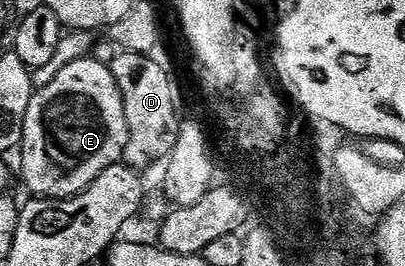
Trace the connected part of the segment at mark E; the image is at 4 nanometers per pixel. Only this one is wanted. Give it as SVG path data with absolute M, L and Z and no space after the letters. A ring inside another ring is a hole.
M75 60L72 64L67 64L43 89L41 87L34 93L32 101L29 103L28 114L25 115L24 136L21 145L23 152L23 180L27 183L30 195L44 200L68 200L71 196L79 196L96 180L109 166L120 163L123 160L123 151L129 142L129 122L125 122L125 106L121 98L121 90L113 78L110 67L99 60Z

